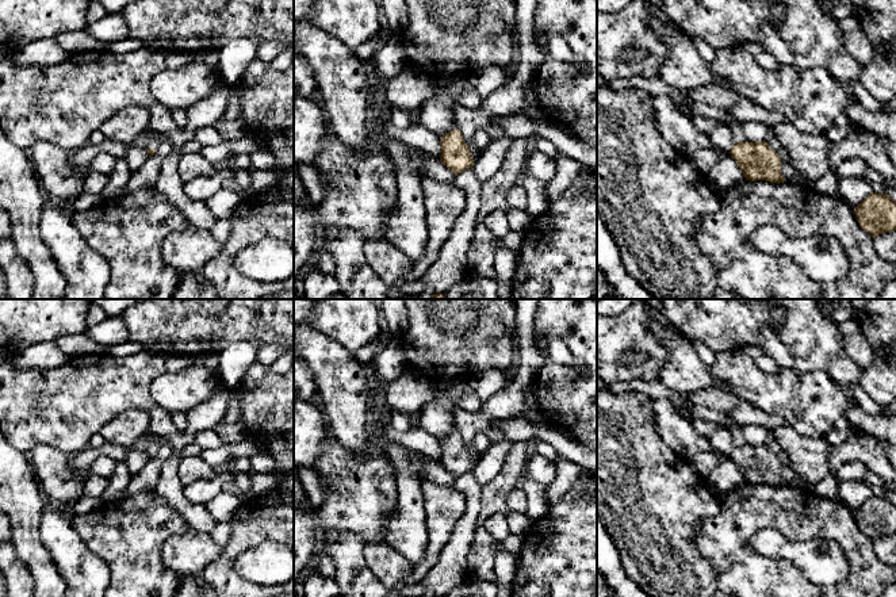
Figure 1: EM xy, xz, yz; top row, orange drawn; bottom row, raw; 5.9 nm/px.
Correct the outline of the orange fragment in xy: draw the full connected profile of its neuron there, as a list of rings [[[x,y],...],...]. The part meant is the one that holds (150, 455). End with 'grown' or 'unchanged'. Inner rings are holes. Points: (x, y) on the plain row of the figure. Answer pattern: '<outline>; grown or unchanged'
[[[148,430],[145,435],[142,435],[138,441],[137,447],[143,448],[148,452],[149,460],[153,459],[158,451],[158,448],[164,444],[171,444],[171,437],[162,437],[153,435],[150,430]]]; grown

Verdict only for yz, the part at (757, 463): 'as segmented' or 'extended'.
extended

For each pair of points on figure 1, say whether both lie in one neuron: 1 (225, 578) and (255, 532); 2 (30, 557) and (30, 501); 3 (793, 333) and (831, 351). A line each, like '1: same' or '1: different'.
1: same
2: same
3: same

